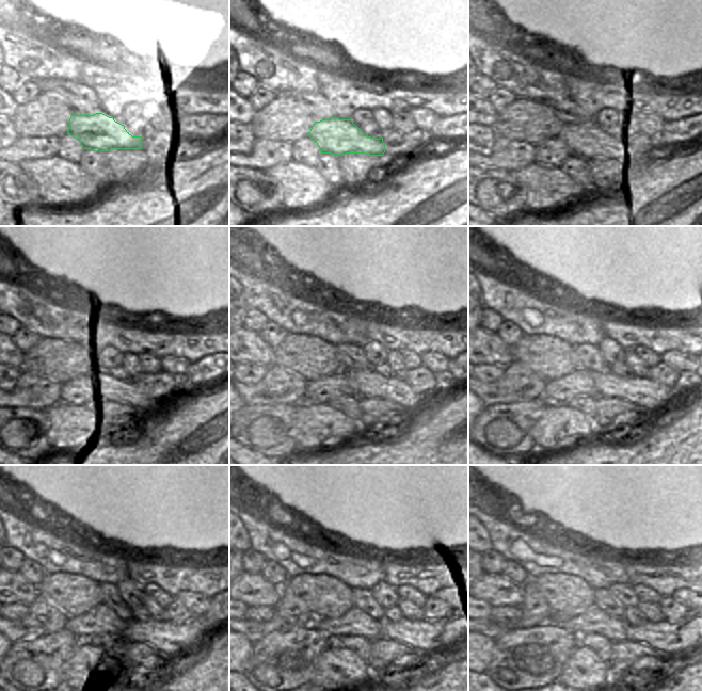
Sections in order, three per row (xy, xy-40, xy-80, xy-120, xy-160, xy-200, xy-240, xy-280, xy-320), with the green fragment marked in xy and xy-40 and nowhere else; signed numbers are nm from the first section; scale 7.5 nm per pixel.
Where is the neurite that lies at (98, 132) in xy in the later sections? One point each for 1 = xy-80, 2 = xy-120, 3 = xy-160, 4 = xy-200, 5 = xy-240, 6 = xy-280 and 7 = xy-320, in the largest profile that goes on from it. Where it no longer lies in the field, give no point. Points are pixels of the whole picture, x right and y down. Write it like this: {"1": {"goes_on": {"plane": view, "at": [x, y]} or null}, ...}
{"1": {"goes_on": {"plane": "xy-80", "at": [585, 139]}}, "2": {"goes_on": {"plane": "xy-120", "at": [114, 382]}}, "3": {"goes_on": {"plane": "xy-160", "at": [368, 384]}}, "4": {"goes_on": {"plane": "xy-200", "at": [650, 397]}}, "5": {"goes_on": {"plane": "xy-240", "at": [182, 635]}}, "6": {"goes_on": {"plane": "xy-280", "at": [428, 636]}}, "7": {"goes_on": {"plane": "xy-320", "at": [671, 638]}}}

